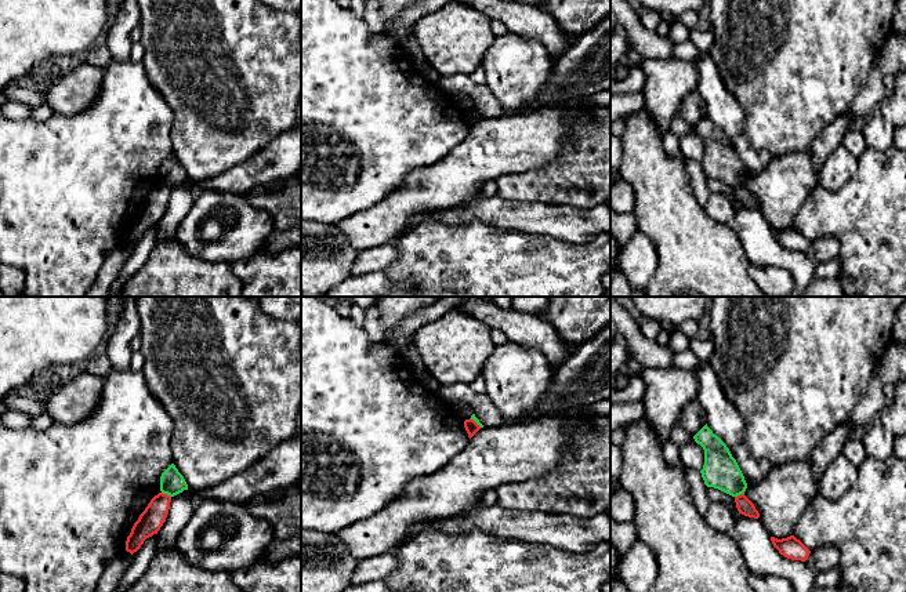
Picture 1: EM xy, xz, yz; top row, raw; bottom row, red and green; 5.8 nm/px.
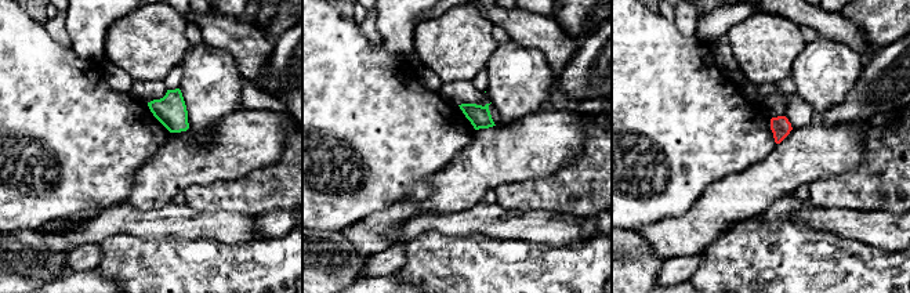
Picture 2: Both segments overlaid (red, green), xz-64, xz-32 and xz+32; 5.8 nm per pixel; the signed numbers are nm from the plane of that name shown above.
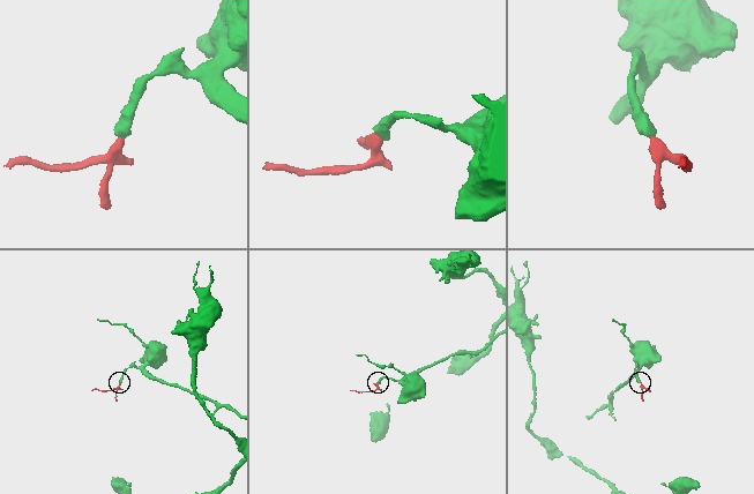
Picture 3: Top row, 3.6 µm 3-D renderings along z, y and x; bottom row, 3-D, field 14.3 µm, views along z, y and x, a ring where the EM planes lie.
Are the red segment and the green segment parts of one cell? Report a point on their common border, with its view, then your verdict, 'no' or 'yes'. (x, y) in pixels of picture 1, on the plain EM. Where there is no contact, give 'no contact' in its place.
xy (166, 185) | no

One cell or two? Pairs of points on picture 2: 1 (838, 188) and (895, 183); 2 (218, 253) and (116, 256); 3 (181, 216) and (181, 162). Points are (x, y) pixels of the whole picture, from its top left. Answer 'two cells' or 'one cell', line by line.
1: one cell
2: one cell
3: two cells

